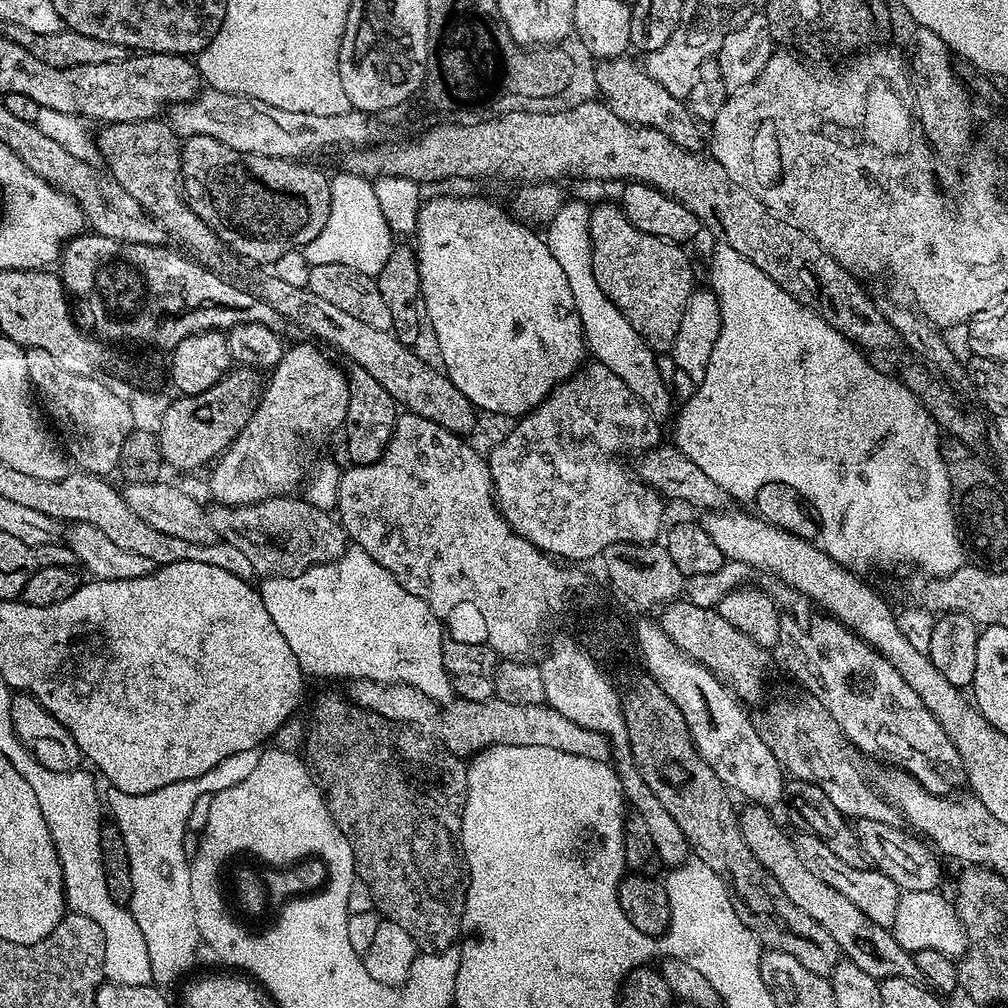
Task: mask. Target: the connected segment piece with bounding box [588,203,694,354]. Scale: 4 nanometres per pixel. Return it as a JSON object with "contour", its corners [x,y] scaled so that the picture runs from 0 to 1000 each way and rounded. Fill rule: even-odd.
{"contour":[[[610,201],[588,205],[583,227],[587,233],[587,267],[597,292],[601,292],[605,300],[609,300],[609,304],[618,312],[621,319],[625,319],[625,323],[633,327],[635,334],[647,344],[648,349],[666,350],[673,331],[673,323],[677,319],[679,306],[688,289],[687,262],[683,259],[682,252],[675,247],[678,245],[674,241],[646,234],[628,225]]]}

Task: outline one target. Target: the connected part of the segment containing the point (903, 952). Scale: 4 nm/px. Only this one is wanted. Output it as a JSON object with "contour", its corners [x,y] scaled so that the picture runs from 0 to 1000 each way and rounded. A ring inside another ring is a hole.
{"contour":[[[742,800],[739,806],[733,807],[732,813],[736,831],[744,841],[744,847],[758,860],[759,866],[768,874],[772,885],[774,880],[773,888],[778,888],[796,908],[803,909],[833,939],[832,947],[851,958],[855,966],[863,966],[870,974],[884,968],[904,969],[909,964],[905,944],[894,938],[880,920],[859,911],[859,907],[855,907],[851,899],[843,895],[843,891],[831,887],[831,883],[819,879],[819,875],[804,867],[799,852],[796,849],[794,851],[782,838],[781,831],[770,822],[770,817],[762,806],[765,805],[758,800]]]}

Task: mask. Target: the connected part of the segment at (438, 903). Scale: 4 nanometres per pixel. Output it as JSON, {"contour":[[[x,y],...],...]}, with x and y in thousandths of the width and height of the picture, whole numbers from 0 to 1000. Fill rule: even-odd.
{"contour":[[[321,690],[313,698],[313,707],[310,710],[310,723],[304,726],[304,746],[310,749],[308,762],[313,773],[321,787],[321,795],[325,797],[325,803],[333,818],[337,820],[337,826],[347,830],[349,834],[349,846],[353,856],[355,873],[366,881],[367,891],[372,897],[372,904],[378,910],[403,923],[407,931],[411,931],[414,941],[417,944],[438,944],[442,940],[449,939],[453,936],[456,925],[456,907],[460,904],[460,886],[462,884],[462,869],[458,864],[458,849],[454,844],[454,833],[450,828],[450,814],[458,805],[458,766],[448,762],[454,758],[453,751],[443,744],[433,746],[434,739],[420,730],[420,725],[414,724],[410,719],[399,718],[395,714],[384,714],[373,706],[366,706],[355,698],[350,698],[348,693],[337,690]]]}

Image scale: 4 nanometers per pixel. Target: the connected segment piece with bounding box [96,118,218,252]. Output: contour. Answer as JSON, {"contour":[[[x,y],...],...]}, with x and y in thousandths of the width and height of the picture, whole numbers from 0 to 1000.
{"contour":[[[157,117],[149,119],[136,119],[134,123],[103,123],[100,126],[99,136],[95,143],[99,146],[99,151],[103,154],[103,159],[107,162],[106,174],[129,192],[148,214],[158,218],[164,231],[176,234],[187,245],[194,250],[210,250],[216,246],[216,239],[213,232],[207,228],[202,220],[190,210],[184,197],[181,195],[181,164],[179,161],[179,143],[177,136],[170,126],[164,125]]]}

